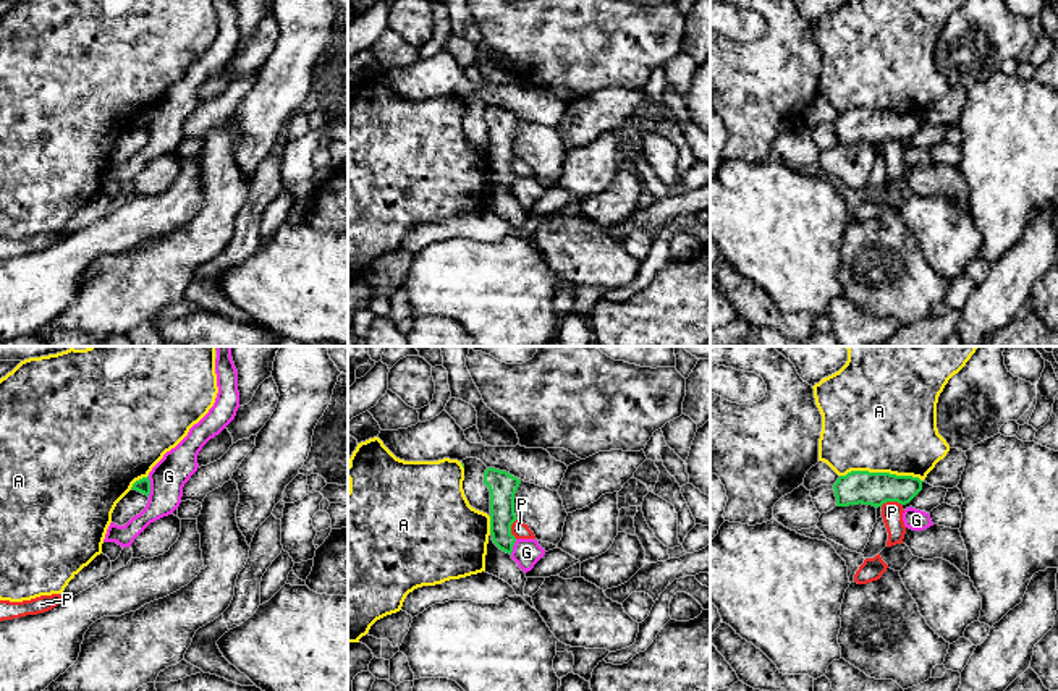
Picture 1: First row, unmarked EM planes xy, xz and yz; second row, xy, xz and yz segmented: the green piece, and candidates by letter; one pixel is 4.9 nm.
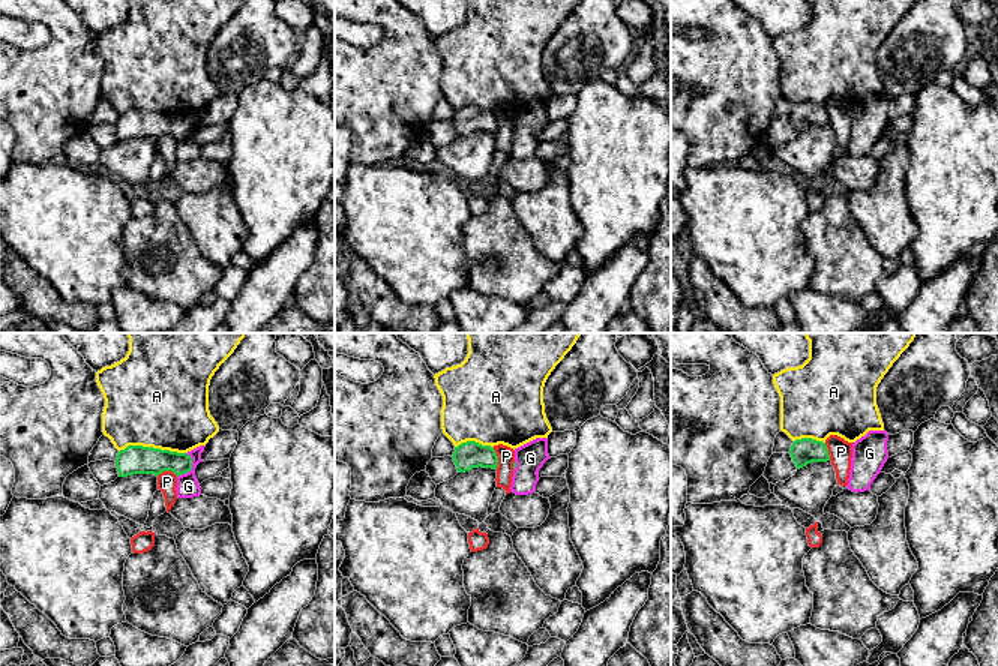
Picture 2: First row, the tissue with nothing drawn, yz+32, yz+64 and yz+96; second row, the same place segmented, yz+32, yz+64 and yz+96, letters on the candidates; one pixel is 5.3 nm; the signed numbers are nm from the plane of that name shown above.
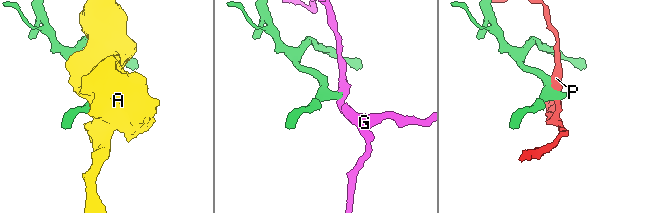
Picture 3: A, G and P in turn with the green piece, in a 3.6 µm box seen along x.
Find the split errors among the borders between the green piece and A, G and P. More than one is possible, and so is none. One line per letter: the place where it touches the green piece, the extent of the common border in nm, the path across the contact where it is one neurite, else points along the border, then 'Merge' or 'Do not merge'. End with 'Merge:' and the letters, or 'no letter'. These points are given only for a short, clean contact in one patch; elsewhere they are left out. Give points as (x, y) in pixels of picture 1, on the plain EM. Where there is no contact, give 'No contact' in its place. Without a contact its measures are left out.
A: Touches green at yz (882, 110). Shared border 420 nm. Do not merge
G: Touches green at xy (149, 123). Shared border 100 nm. Boundary: xy (148, 114), (149, 133). Do not merge
P: Touches green at yz (890, 138). Shared border 110 nm. Boundary: yz (901, 141), (884, 139), (880, 143). Do not merge
Merge: no letter

